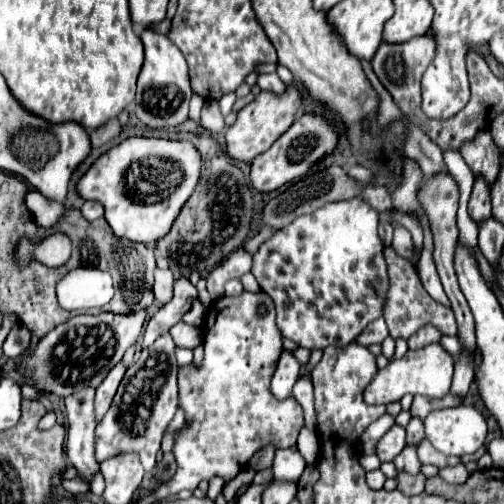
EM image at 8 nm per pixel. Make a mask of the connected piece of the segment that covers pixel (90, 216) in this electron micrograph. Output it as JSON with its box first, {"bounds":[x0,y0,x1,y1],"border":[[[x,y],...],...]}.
{"bounds":[80,202,104,222],"border":[[[84,202],[82,208],[80,208],[80,212],[82,212],[82,216],[86,220],[92,222],[92,220],[98,220],[98,218],[104,216],[104,206],[100,202]]]}

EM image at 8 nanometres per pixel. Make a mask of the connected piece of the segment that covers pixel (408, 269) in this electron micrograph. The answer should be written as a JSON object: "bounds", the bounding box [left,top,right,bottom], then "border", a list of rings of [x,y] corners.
{"bounds":[384,248,456,338],"border":[[[386,248],[384,250],[384,258],[386,258],[386,264],[388,264],[388,278],[392,274],[392,280],[390,280],[390,286],[388,286],[388,294],[386,294],[386,306],[384,306],[384,318],[386,318],[386,324],[388,324],[388,330],[390,330],[390,336],[392,338],[408,338],[412,336],[420,326],[424,324],[434,324],[438,326],[444,334],[452,334],[452,330],[456,330],[456,320],[454,320],[454,314],[450,308],[438,304],[424,288],[422,288],[422,282],[412,266],[410,260],[398,256],[394,252],[394,248]]]}

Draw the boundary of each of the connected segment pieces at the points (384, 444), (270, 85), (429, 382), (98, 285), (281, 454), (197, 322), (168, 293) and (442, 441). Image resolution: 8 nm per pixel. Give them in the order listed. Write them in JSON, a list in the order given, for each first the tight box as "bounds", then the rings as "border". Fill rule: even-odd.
[{"bounds":[376,424,406,462],"border":[[[394,424],[376,444],[376,456],[382,462],[390,462],[394,460],[394,456],[398,456],[402,452],[402,446],[406,446],[406,432],[402,426]]]},{"bounds":[258,74,286,94],"border":[[[262,74],[258,78],[258,86],[272,94],[284,94],[284,90],[286,90],[286,84],[278,78],[278,74]]]},{"bounds":[364,342,454,404],"border":[[[434,342],[420,350],[408,350],[402,358],[390,358],[386,368],[378,370],[372,382],[364,390],[366,404],[390,404],[400,400],[404,394],[422,394],[428,398],[442,398],[450,390],[454,374],[454,360],[442,348],[442,344]]]},{"bounds":[56,266,114,310],"border":[[[91,266],[70,270],[56,286],[58,302],[66,310],[100,308],[110,302],[114,288],[108,272]]]},{"bounds":[272,446,306,481],"border":[[[296,446],[280,448],[276,452],[274,464],[272,464],[274,479],[297,481],[304,472],[304,468],[306,468],[306,462]]]},{"bounds":[182,300,208,328],"border":[[[196,300],[196,302],[192,304],[192,310],[190,310],[188,314],[184,314],[182,322],[202,328],[202,324],[204,324],[204,318],[206,318],[206,310],[208,310],[208,308],[206,308],[206,306],[204,306],[200,300]]]},{"bounds":[154,270,174,304],"border":[[[156,270],[156,282],[154,282],[154,296],[160,304],[166,304],[172,298],[172,286],[174,276],[170,270]]]},{"bounds":[424,406,488,456],"border":[[[454,406],[432,410],[424,418],[426,438],[436,450],[446,456],[474,454],[484,446],[488,426],[484,416],[474,406]]]}]

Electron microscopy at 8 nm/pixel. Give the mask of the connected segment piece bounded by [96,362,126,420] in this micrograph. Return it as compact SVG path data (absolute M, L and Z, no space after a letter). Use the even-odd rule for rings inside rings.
M118 362L118 364L108 372L108 376L106 376L106 380L100 384L100 388L96 388L96 418L98 418L98 420L100 420L100 418L106 414L106 410L110 408L112 398L114 398L114 394L116 394L116 388L118 388L118 384L120 384L124 372L126 372L124 362Z

